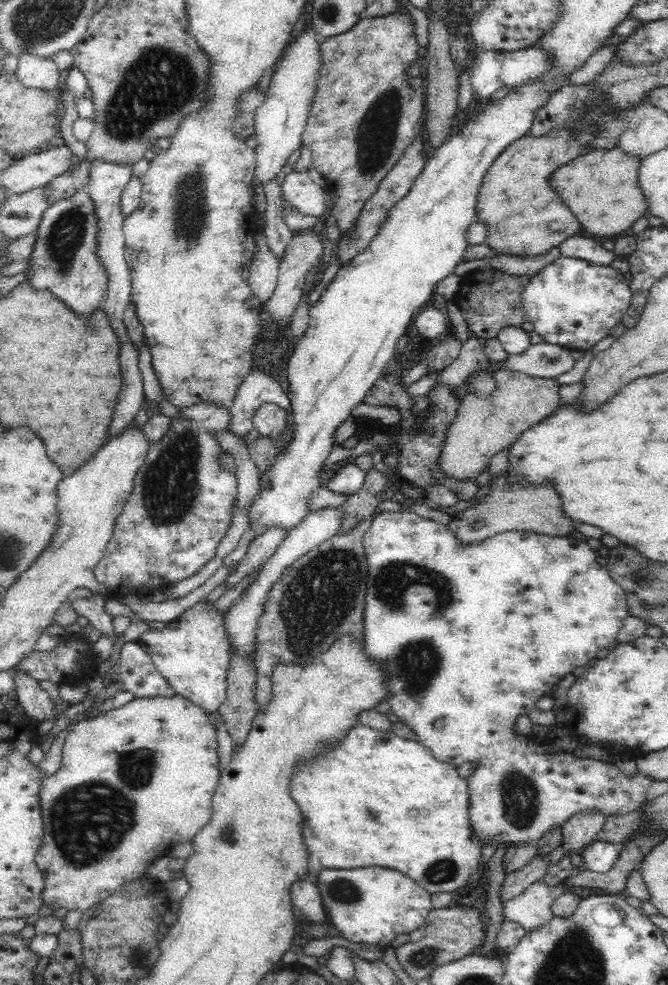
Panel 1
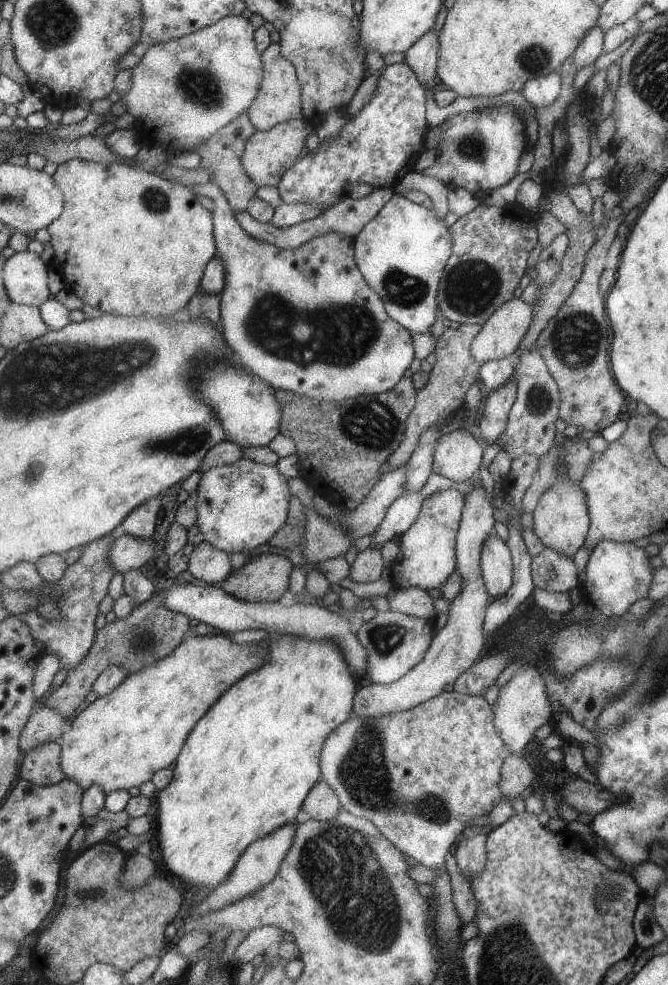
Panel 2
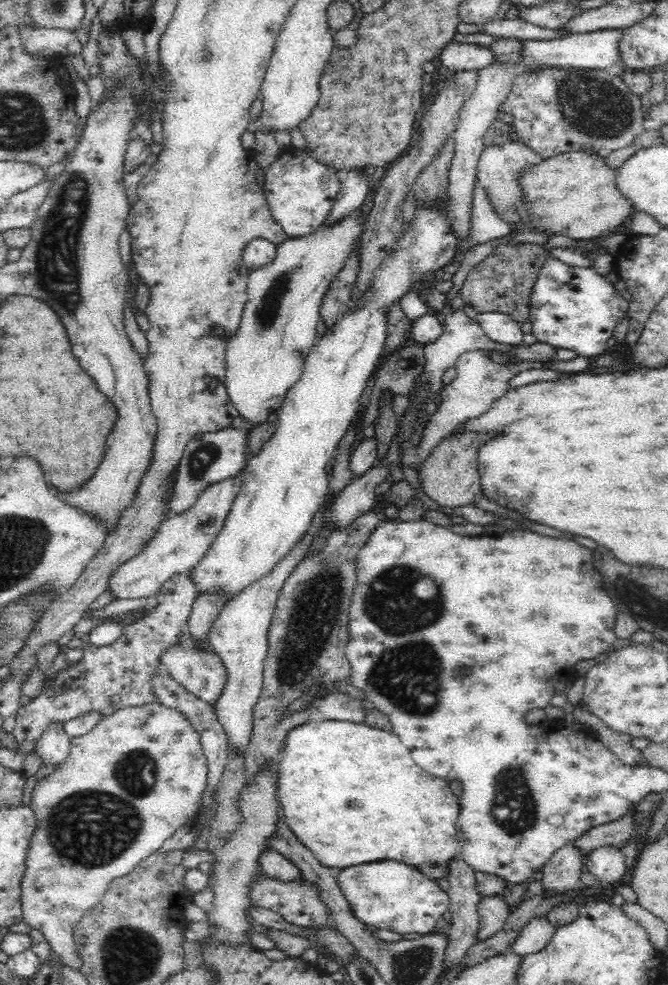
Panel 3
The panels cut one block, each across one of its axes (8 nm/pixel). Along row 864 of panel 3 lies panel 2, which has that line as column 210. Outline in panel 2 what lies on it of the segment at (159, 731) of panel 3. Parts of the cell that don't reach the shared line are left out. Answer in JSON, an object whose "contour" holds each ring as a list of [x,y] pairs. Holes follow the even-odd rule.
{"contour":[[[227,15],[179,39],[155,43],[130,72],[130,88],[121,97],[125,112],[135,118],[133,129],[143,144],[161,144],[163,154],[195,150],[218,128],[232,122],[240,112],[247,111],[264,76],[263,61],[256,51],[255,31],[241,15]]]}

